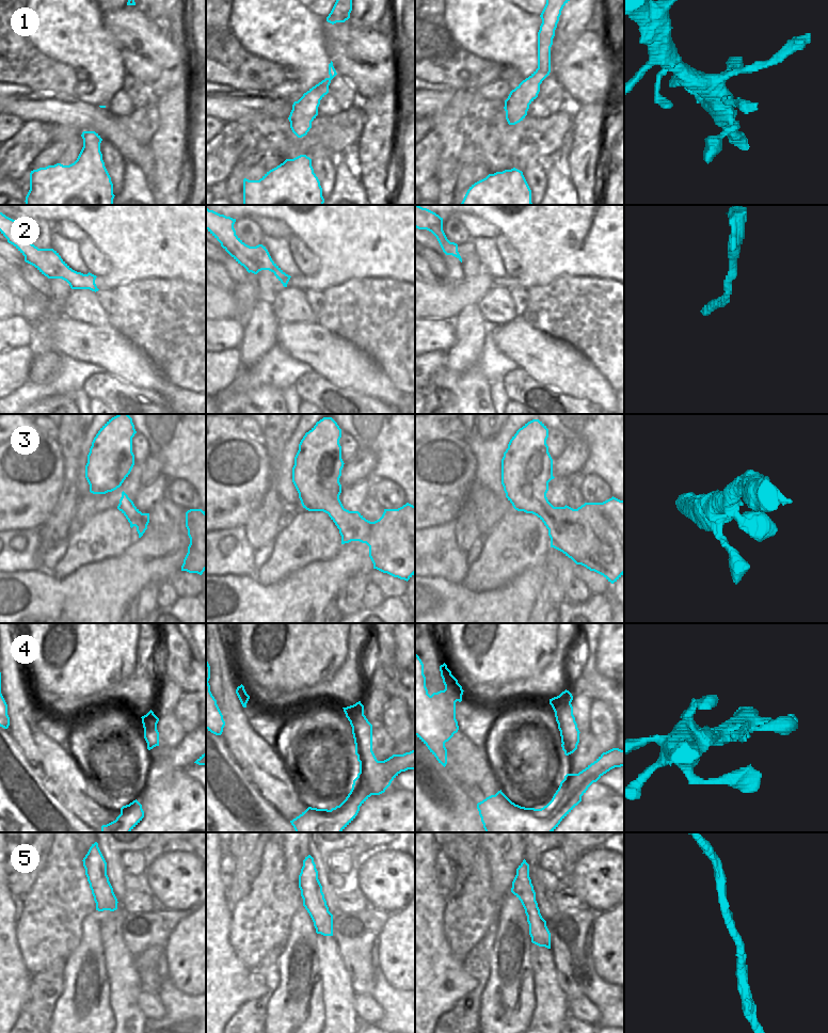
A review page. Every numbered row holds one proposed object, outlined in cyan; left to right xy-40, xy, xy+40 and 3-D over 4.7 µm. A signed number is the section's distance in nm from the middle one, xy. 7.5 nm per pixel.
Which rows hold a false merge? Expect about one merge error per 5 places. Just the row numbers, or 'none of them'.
none of them

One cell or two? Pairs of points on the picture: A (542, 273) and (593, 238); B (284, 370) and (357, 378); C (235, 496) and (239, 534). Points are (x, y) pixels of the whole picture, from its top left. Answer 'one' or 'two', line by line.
A: one
B: two
C: two

